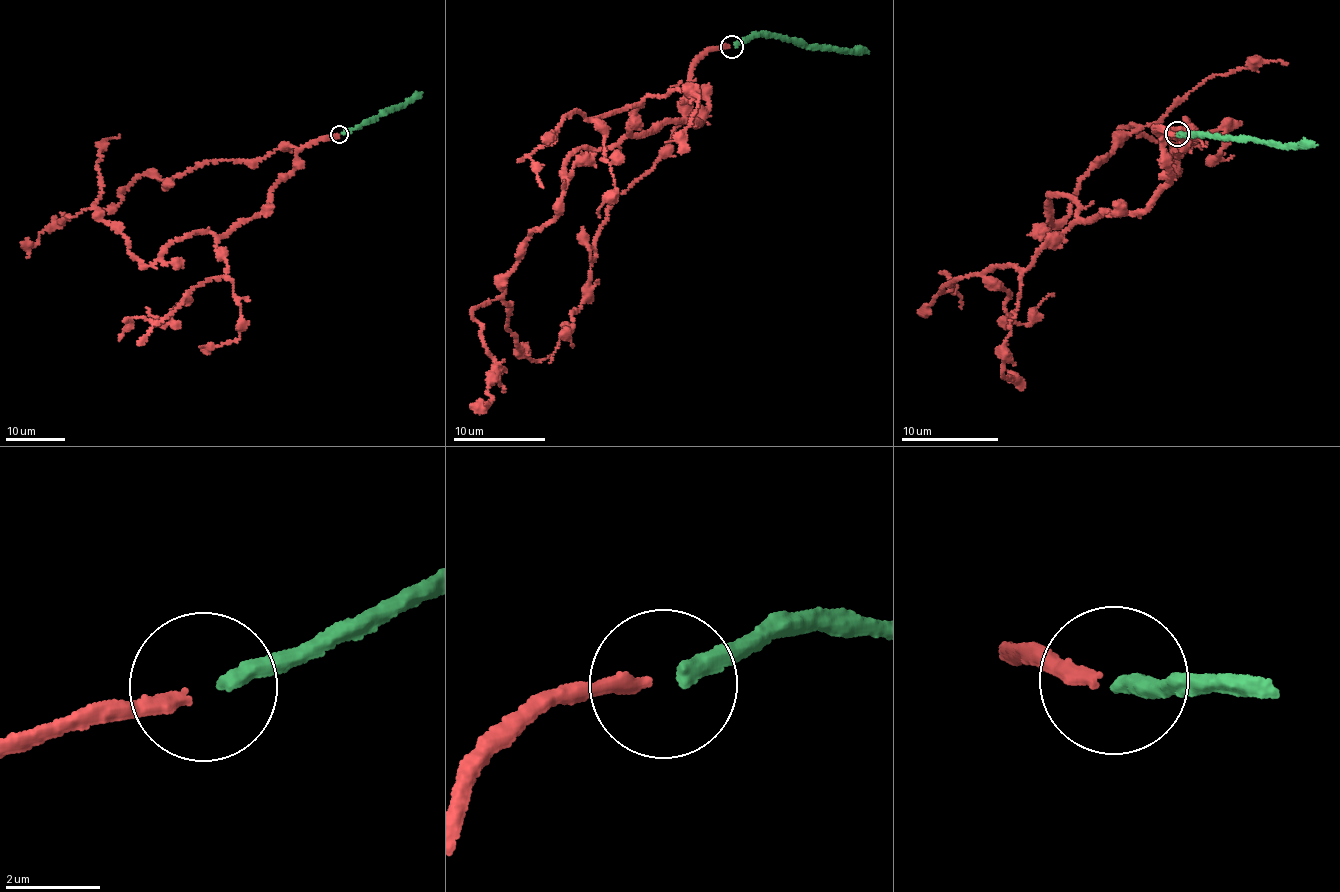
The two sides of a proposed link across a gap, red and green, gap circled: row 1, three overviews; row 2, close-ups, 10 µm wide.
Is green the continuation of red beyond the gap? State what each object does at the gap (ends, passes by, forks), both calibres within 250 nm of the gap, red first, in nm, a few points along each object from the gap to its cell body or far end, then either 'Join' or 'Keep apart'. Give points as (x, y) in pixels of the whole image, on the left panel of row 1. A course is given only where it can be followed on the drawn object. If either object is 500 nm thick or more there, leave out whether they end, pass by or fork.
At the ring red ends. At the ring green ends. Thickness 280 nm (red) against 360 nm. Course of red: (337, 135), (298, 153), (258, 214), (225, 235), (182, 237), (149, 264), (93, 207), (39, 234), (27, 256). Course of green: (341, 134), (403, 107), (421, 93). Join

